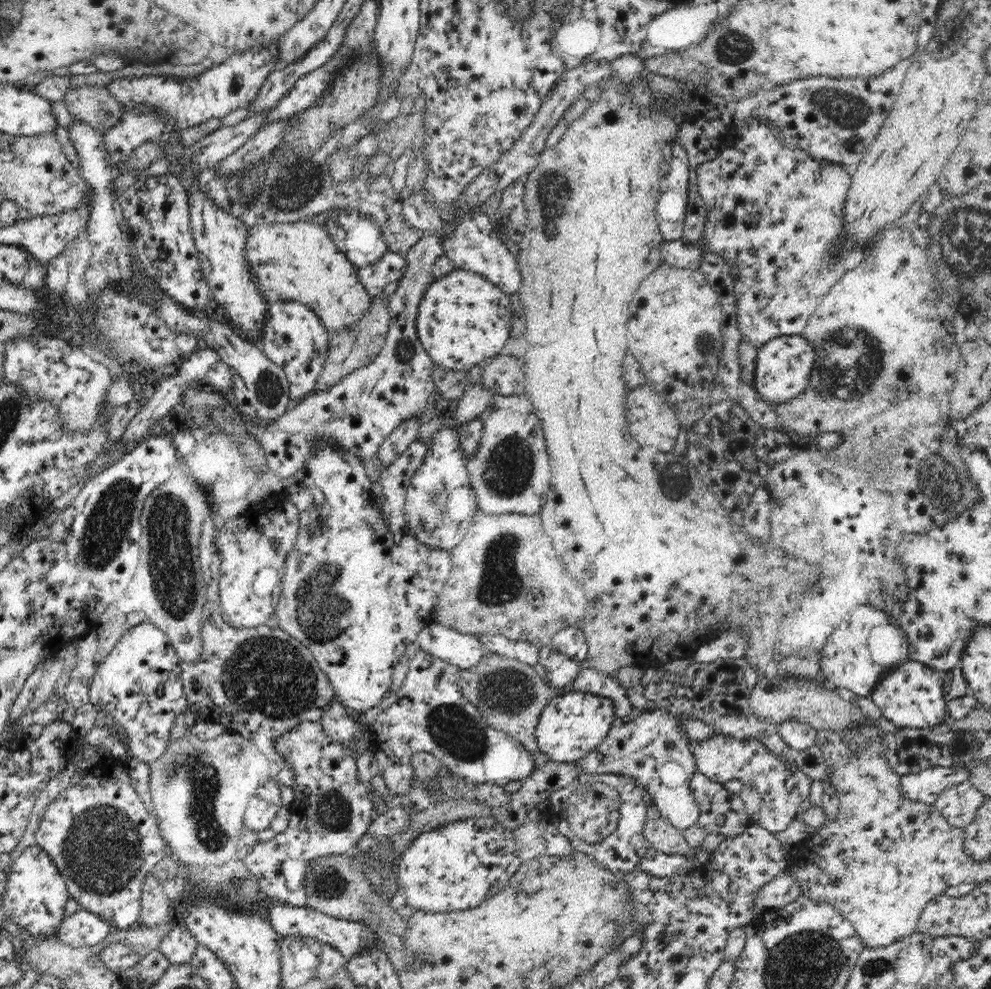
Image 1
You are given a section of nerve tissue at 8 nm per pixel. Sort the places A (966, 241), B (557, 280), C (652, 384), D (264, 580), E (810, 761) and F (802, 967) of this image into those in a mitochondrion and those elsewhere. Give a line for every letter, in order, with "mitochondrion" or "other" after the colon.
A: mitochondrion
B: mitochondrion
C: other
D: other
E: other
F: mitochondrion

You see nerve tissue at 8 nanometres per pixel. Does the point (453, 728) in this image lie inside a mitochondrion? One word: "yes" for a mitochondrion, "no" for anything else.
yes

